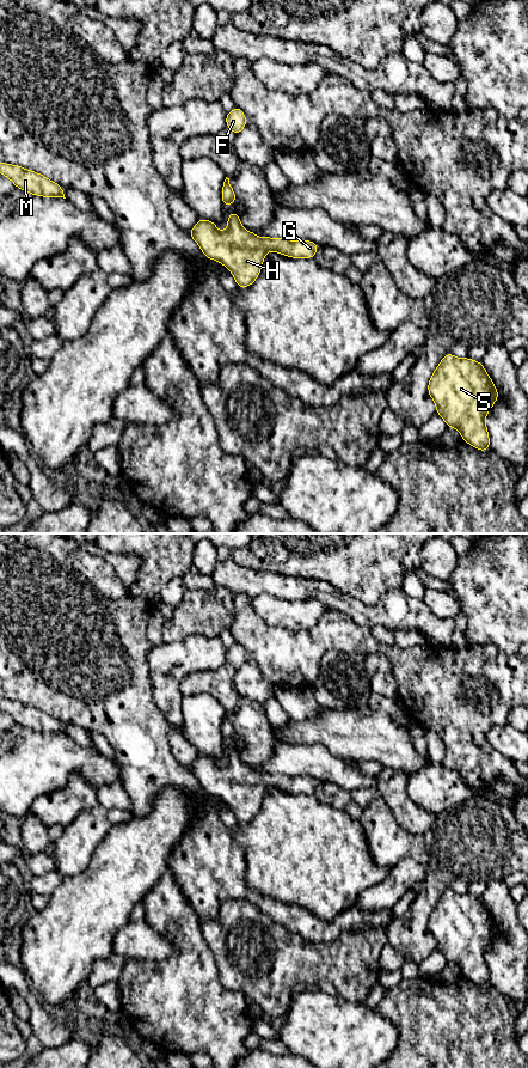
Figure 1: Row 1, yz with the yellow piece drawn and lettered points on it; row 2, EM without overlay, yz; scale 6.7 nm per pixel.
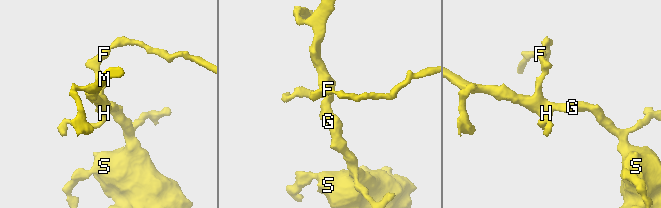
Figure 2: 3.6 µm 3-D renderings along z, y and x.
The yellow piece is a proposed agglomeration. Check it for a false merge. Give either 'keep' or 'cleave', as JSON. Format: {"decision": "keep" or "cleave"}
{"decision": "keep"}

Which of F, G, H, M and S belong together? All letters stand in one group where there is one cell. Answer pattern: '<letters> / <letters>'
F G H M S

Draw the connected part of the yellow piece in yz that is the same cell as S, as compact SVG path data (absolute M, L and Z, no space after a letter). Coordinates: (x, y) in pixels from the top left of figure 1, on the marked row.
M447 353L434 371L428 392L436 405L436 413L444 420L447 427L456 428L463 441L483 452L490 448L490 438L485 419L501 396L481 361L469 358L459 359Z

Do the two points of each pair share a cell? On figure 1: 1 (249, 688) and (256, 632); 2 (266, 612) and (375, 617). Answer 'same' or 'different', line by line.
1: different
2: different

